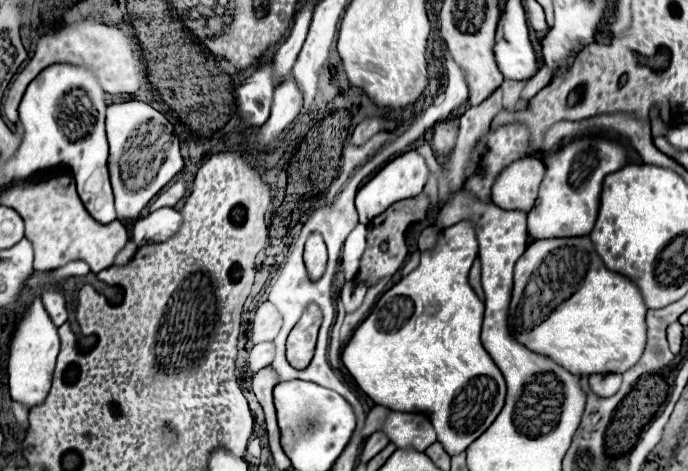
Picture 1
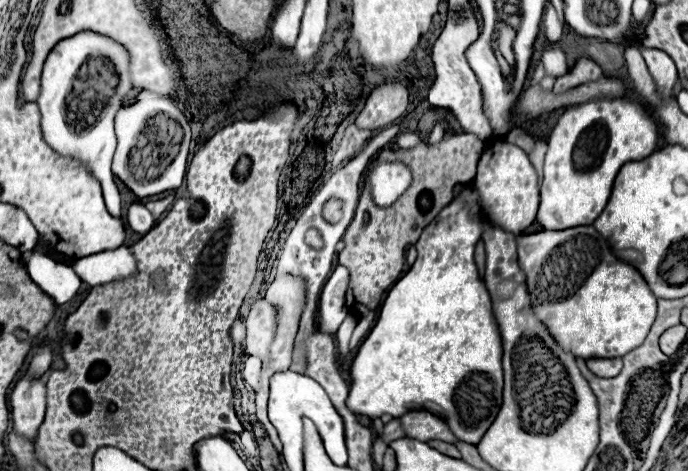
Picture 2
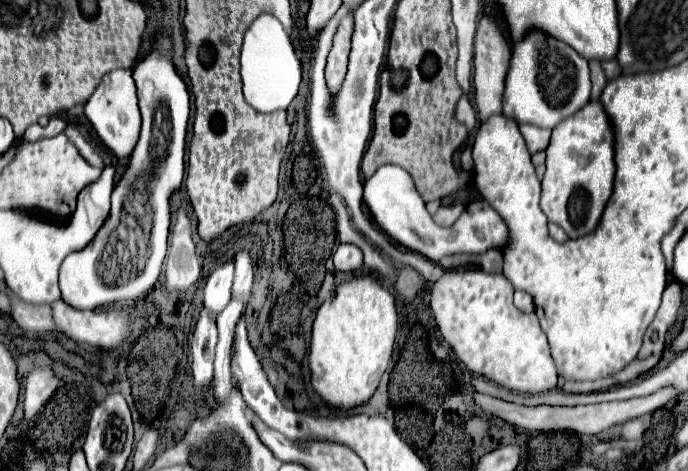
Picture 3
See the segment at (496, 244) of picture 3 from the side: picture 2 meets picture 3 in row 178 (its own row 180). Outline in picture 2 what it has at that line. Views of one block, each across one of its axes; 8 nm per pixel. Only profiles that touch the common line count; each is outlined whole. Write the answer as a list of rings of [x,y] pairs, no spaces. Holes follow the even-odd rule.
[[[398,162],[376,164],[368,174],[370,194],[374,198],[374,204],[380,208],[388,208],[406,191],[410,180],[412,180],[412,172],[410,168],[406,168],[406,164],[398,164]]]

